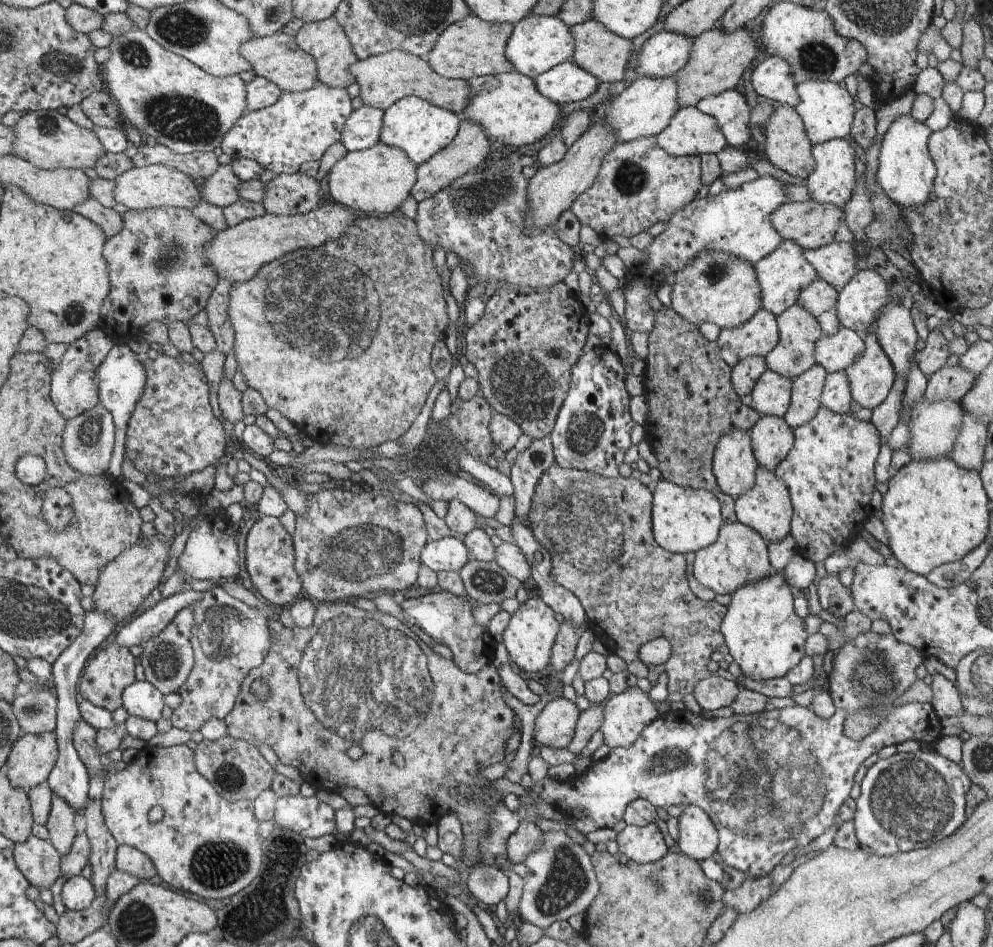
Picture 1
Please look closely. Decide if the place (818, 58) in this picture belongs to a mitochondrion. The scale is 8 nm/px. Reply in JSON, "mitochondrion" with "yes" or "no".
{"mitochondrion":"yes"}

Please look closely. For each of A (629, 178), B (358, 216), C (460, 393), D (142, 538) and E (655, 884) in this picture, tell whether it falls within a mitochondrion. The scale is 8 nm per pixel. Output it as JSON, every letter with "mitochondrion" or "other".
{"A":"mitochondrion","B":"other","C":"other","D":"other","E":"mitochondrion"}

